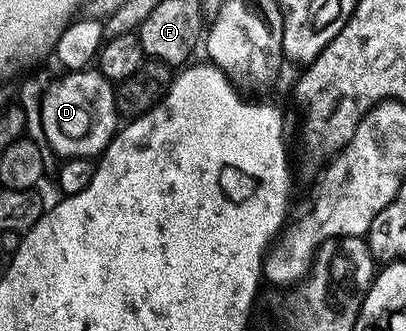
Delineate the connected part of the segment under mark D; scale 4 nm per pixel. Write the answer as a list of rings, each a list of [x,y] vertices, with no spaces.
[[[89,67],[79,71],[68,71],[61,81],[56,81],[39,98],[41,123],[45,129],[47,148],[56,152],[60,159],[70,157],[99,158],[105,147],[118,132],[118,114],[116,112],[116,90],[113,82],[105,79],[95,68]]]

